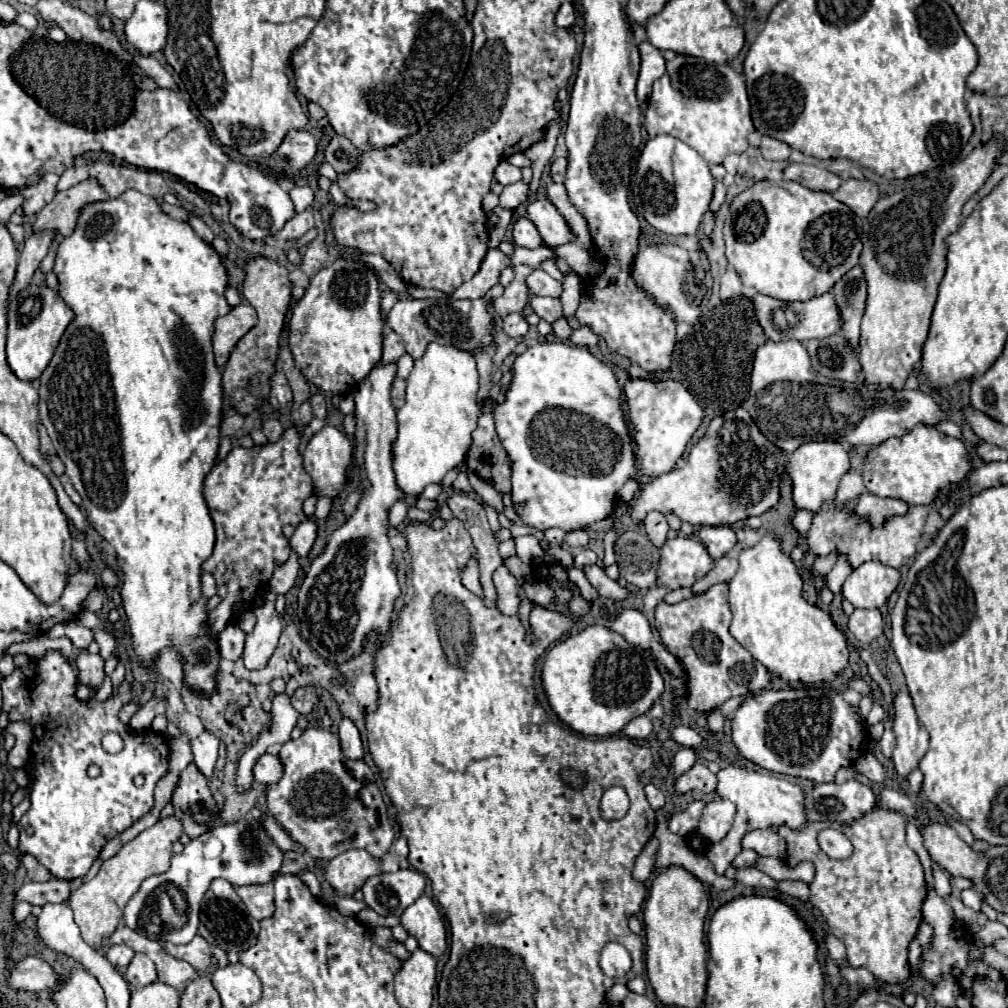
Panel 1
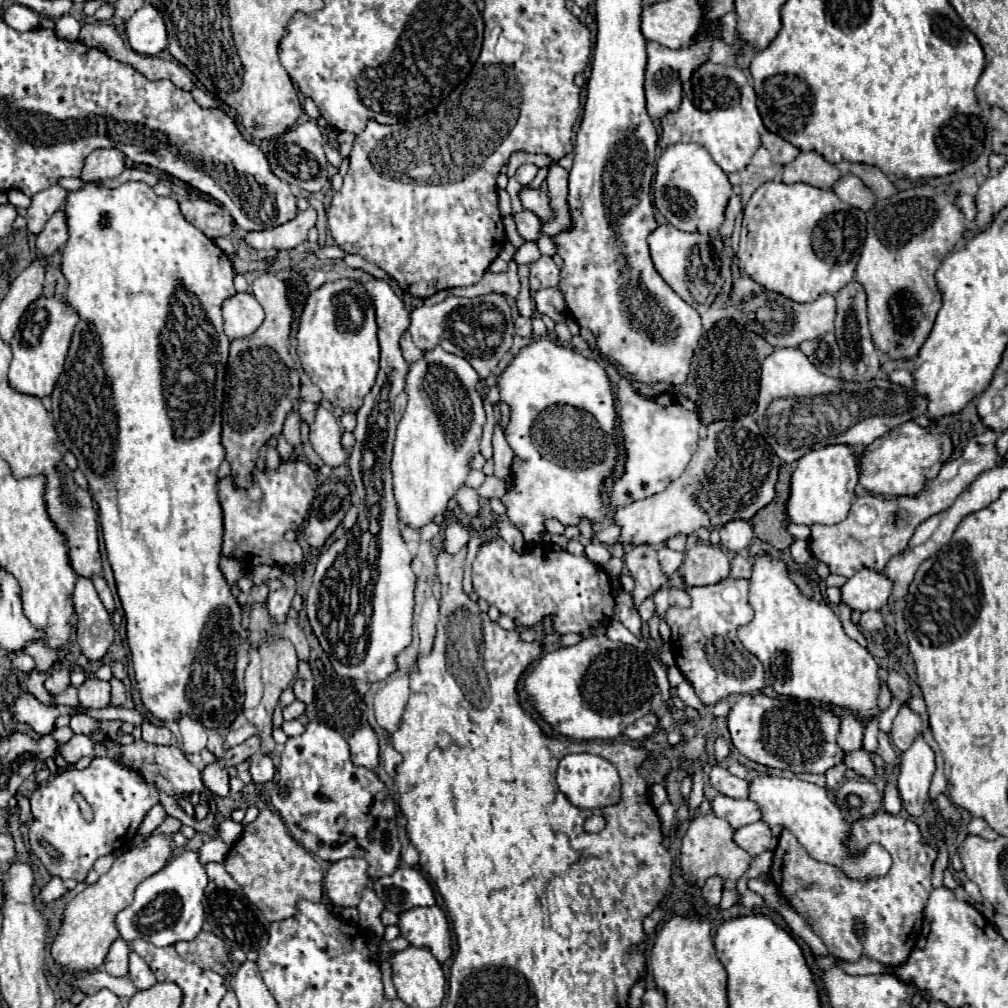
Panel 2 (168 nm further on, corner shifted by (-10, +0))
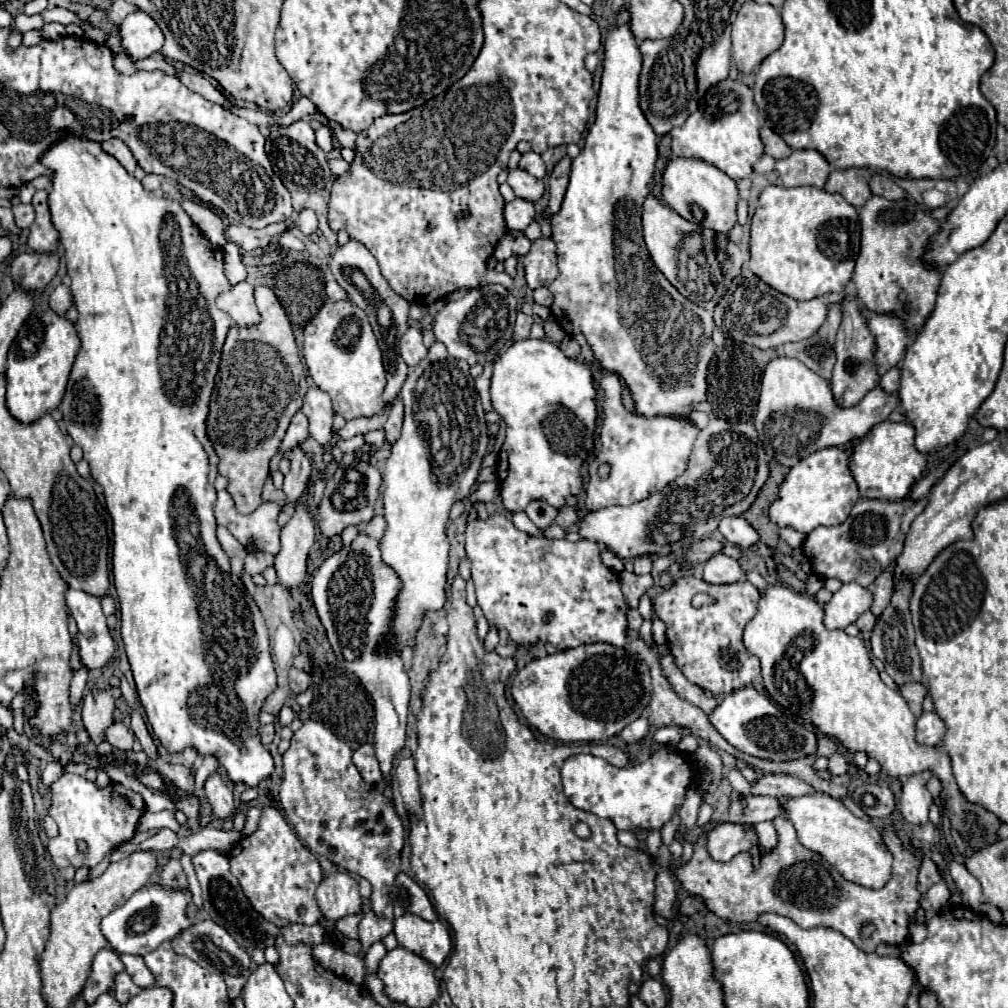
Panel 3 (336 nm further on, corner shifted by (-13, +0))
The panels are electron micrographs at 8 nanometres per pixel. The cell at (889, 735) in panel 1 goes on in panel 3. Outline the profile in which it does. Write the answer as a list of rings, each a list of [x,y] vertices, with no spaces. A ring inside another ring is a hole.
[[[923,713],[917,719],[917,741],[921,745],[939,745],[945,735],[945,723],[937,713]]]

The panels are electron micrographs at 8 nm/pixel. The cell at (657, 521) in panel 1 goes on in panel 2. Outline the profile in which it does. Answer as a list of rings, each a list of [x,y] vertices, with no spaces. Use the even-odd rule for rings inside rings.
[[[662,543],[660,549],[658,549],[658,559],[660,559],[664,575],[672,575],[674,571],[678,571],[678,567],[680,567],[680,563],[684,559],[684,553],[672,551],[666,543]]]

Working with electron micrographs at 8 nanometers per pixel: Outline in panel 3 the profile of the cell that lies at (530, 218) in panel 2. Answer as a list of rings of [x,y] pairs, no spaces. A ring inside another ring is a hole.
[[[513,199],[509,203],[505,203],[505,223],[509,229],[515,231],[523,231],[535,217],[535,209],[533,203],[527,199]]]

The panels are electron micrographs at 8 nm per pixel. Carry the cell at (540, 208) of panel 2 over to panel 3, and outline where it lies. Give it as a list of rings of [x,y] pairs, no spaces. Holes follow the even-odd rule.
[[[519,167],[507,169],[507,173],[509,173],[507,183],[511,185],[511,189],[515,191],[517,197],[527,199],[527,201],[537,201],[537,199],[541,199],[543,191],[545,191],[545,185],[543,185],[541,179],[529,175],[527,171],[521,171]]]

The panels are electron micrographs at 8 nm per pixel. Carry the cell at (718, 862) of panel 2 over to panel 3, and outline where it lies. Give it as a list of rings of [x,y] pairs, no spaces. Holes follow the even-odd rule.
[[[777,817],[775,829],[779,835],[779,843],[773,851],[761,855],[759,869],[753,867],[749,853],[739,853],[727,863],[713,861],[705,849],[705,835],[695,843],[695,853],[687,865],[677,867],[677,879],[683,889],[703,897],[707,907],[729,921],[749,923],[755,921],[759,913],[777,913],[793,919],[797,925],[811,927],[833,927],[849,937],[857,947],[871,953],[879,943],[899,945],[909,935],[909,923],[913,923],[913,915],[919,909],[919,891],[917,891],[917,873],[921,867],[919,857],[909,845],[903,845],[901,839],[883,829],[883,839],[889,849],[895,849],[893,861],[893,877],[881,889],[865,889],[857,883],[843,879],[831,863],[827,863],[815,851],[803,847],[795,835],[793,823],[787,817]],[[865,923],[875,925],[875,931],[869,937],[861,937],[861,927]]]

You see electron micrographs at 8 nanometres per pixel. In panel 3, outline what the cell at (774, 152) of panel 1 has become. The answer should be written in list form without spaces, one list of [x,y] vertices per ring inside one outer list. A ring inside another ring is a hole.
[[[769,127],[761,129],[761,141],[765,145],[765,153],[771,155],[773,159],[785,159],[791,155],[791,147],[777,133],[773,133]]]

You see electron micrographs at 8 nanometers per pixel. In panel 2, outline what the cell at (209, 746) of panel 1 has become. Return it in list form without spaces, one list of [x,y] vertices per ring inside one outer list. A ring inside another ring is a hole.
[[[218,759],[210,765],[206,765],[206,769],[202,771],[202,781],[204,785],[214,793],[214,795],[220,795],[220,797],[226,797],[228,791],[230,791],[230,785],[228,785],[228,771],[226,771],[226,765]]]

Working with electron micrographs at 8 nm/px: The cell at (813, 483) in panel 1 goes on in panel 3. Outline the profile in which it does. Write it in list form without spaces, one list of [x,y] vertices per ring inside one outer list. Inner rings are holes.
[[[829,447],[815,451],[813,455],[801,459],[801,463],[791,467],[789,475],[779,487],[773,507],[769,507],[769,519],[773,519],[777,527],[793,527],[795,531],[807,535],[819,525],[841,525],[849,517],[849,511],[857,501],[859,489],[849,471],[849,459],[845,451]]]

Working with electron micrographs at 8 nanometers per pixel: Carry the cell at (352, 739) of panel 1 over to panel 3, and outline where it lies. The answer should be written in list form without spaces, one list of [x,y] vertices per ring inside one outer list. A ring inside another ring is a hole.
[[[361,745],[355,753],[353,753],[353,763],[355,767],[359,769],[361,777],[367,781],[367,783],[381,783],[383,781],[383,775],[379,771],[379,763],[377,763],[377,757],[375,757],[375,749],[371,745]]]

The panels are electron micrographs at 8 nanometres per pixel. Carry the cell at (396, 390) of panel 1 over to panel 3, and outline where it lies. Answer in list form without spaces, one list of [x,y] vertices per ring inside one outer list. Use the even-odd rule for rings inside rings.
[[[397,399],[393,403],[393,409],[391,409],[391,415],[387,419],[387,423],[383,425],[383,431],[385,431],[385,437],[389,443],[395,443],[401,435],[401,423],[403,423],[403,403],[401,399]]]

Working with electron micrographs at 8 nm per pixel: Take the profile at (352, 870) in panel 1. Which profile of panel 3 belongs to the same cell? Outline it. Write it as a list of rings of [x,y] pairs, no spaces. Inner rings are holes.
[[[337,871],[327,875],[315,891],[317,907],[327,921],[339,921],[361,911],[361,895],[353,875]]]

